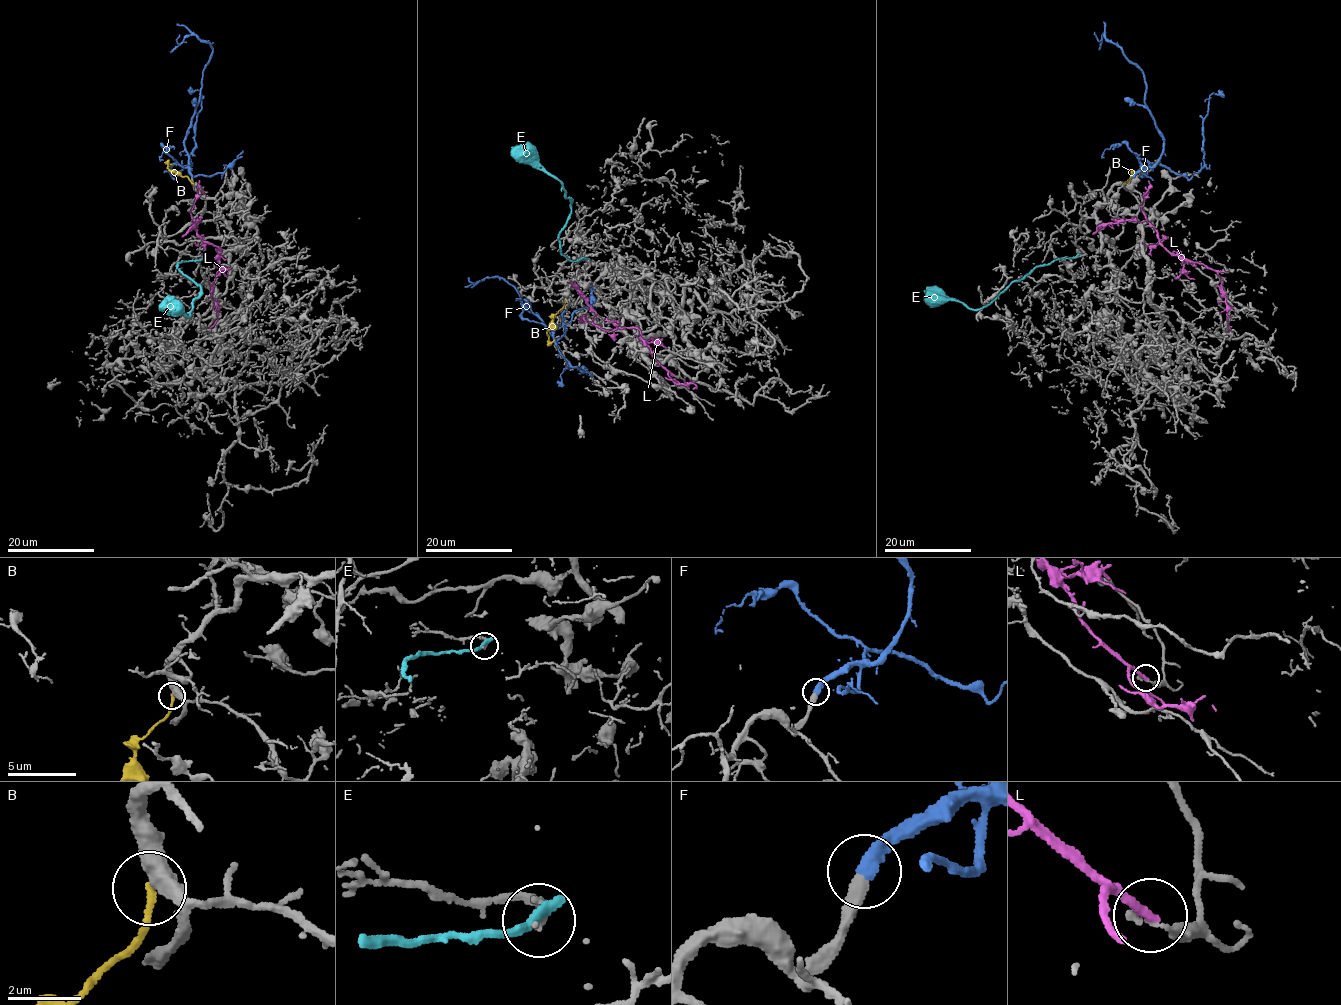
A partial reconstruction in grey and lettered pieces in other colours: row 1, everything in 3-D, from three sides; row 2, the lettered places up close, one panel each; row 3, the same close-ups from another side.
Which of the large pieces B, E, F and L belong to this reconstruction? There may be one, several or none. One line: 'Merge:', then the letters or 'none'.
Merge: F

